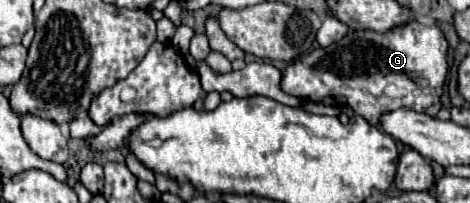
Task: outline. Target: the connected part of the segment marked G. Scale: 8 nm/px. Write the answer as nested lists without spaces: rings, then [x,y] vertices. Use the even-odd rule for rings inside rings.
[[[410,21],[386,33],[370,29],[354,31],[294,61],[282,77],[282,89],[322,105],[348,105],[370,125],[380,127],[380,117],[388,111],[408,107],[420,113],[440,99],[448,73],[446,55],[448,41],[436,25],[428,27]]]

